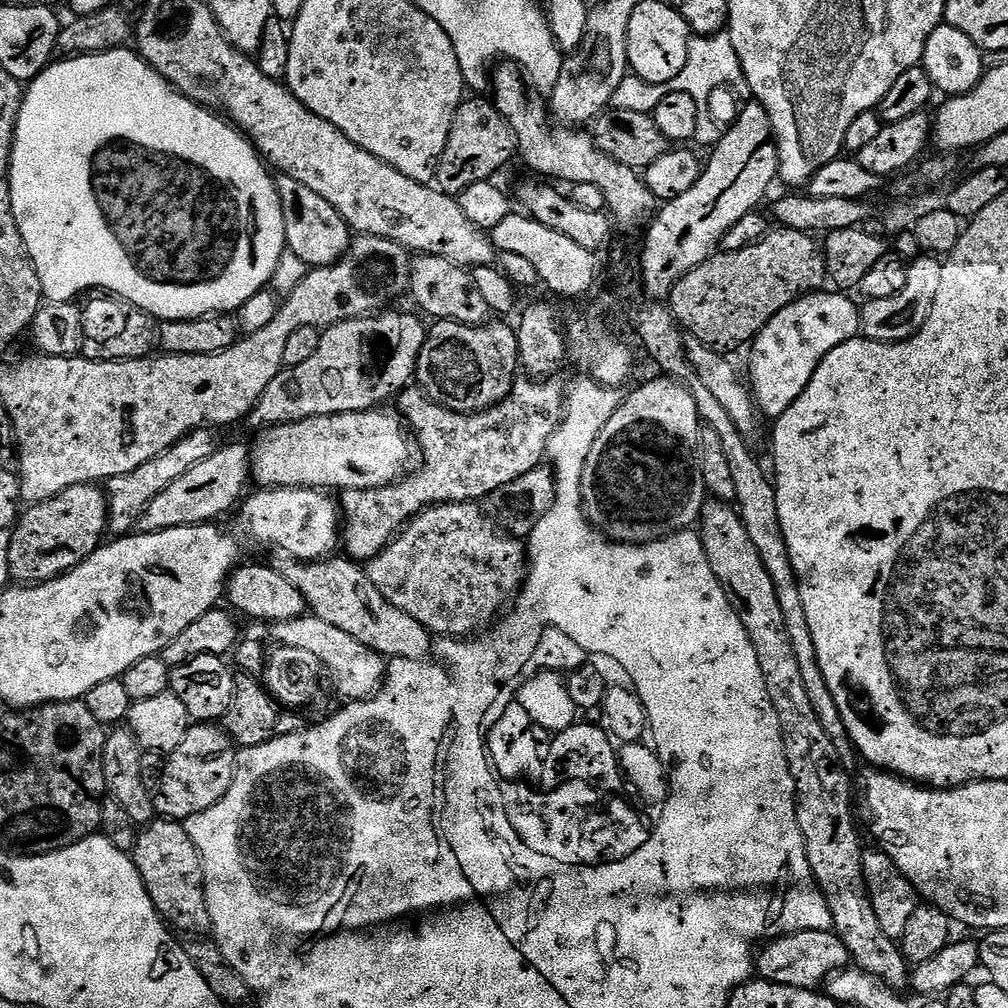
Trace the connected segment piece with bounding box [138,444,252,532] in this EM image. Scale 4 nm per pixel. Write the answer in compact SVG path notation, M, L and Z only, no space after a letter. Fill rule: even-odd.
M228 444L225 448L224 445L217 447L216 452L210 454L210 458L186 470L182 478L170 482L166 490L162 490L162 494L158 494L158 498L154 498L154 502L146 506L138 525L139 531L161 532L174 530L178 526L219 521L219 516L226 515L232 507L233 511L241 503L245 495L244 487L250 484L251 475L252 453L249 445Z

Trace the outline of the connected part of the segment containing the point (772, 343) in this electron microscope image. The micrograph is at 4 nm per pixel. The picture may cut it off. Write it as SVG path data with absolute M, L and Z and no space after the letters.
M816 290L811 294L805 294L799 300L795 300L790 306L783 308L778 314L774 314L774 318L770 318L770 322L756 336L750 345L752 351L752 380L750 376L750 389L753 396L756 397L756 407L764 418L775 418L786 414L786 410L790 410L790 406L794 406L794 402L798 402L798 398L802 394L802 390L806 390L806 386L810 386L810 378L814 378L814 370L818 370L818 366L822 362L822 358L826 358L826 354L830 354L830 350L834 350L838 346L842 346L842 342L857 339L862 332L862 312L856 304L851 300L851 295L845 294L840 290Z

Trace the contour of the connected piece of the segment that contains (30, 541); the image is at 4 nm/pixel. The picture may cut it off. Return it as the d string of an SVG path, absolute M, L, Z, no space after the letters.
M99 483L70 486L46 502L23 509L11 529L10 577L31 586L63 576L94 554L107 532L108 498L105 489Z

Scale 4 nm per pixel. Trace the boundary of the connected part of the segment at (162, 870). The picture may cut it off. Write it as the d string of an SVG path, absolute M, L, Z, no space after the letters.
M157 818L151 824L143 825L130 855L149 898L165 921L177 933L188 932L184 934L192 938L207 937L211 933L212 923L204 893L204 863L198 854L198 846L190 842L190 834L186 834L183 823Z

